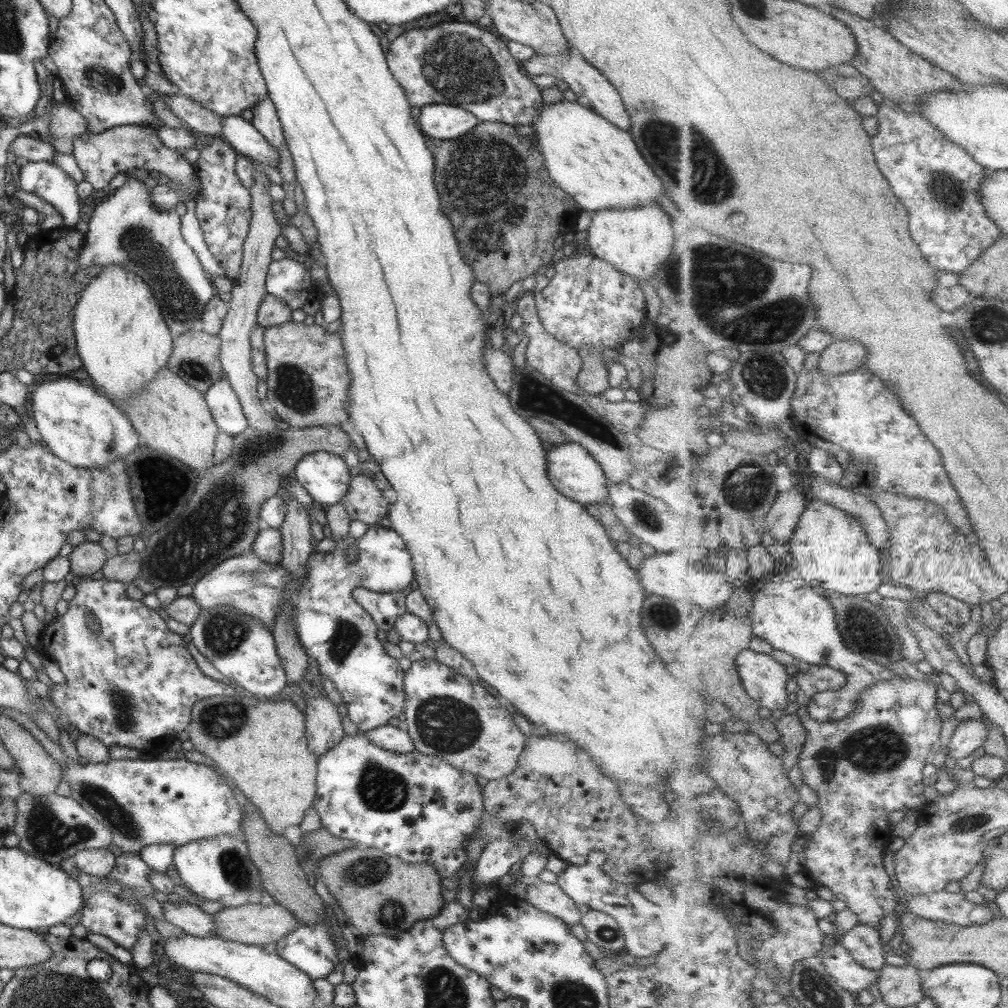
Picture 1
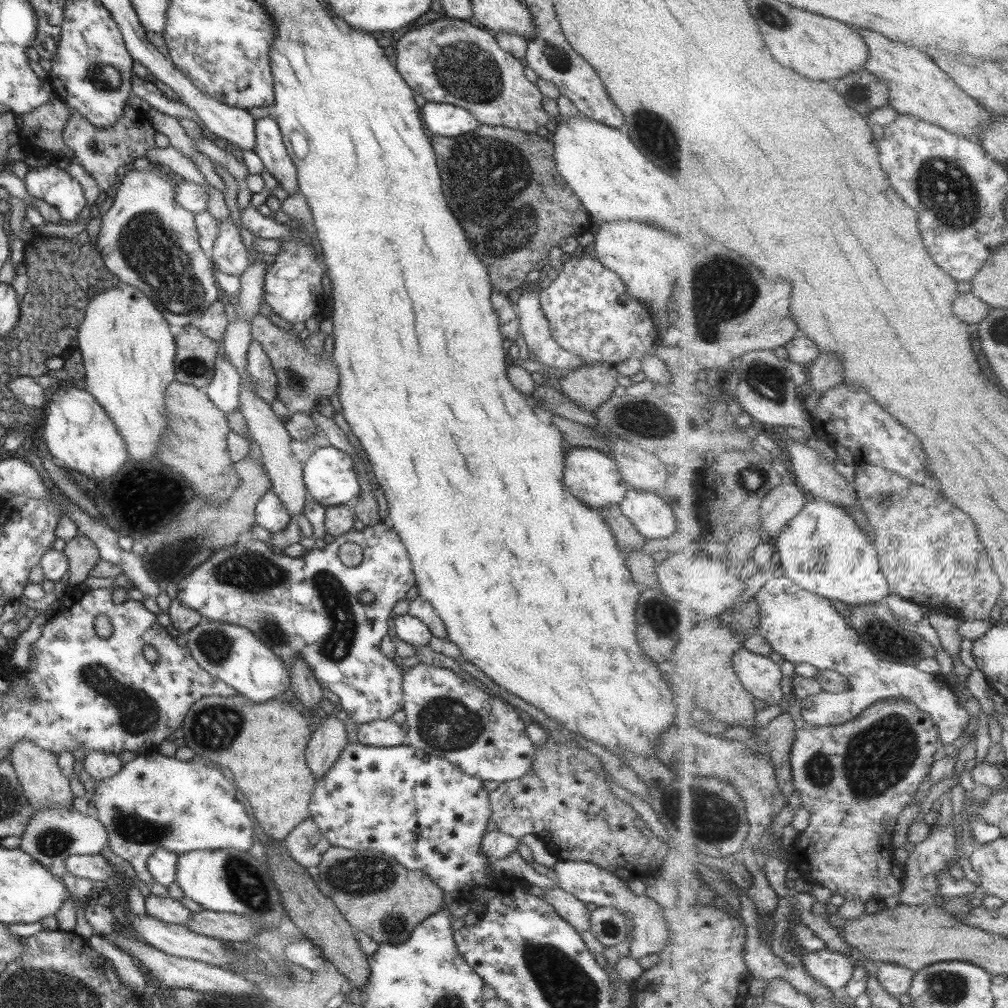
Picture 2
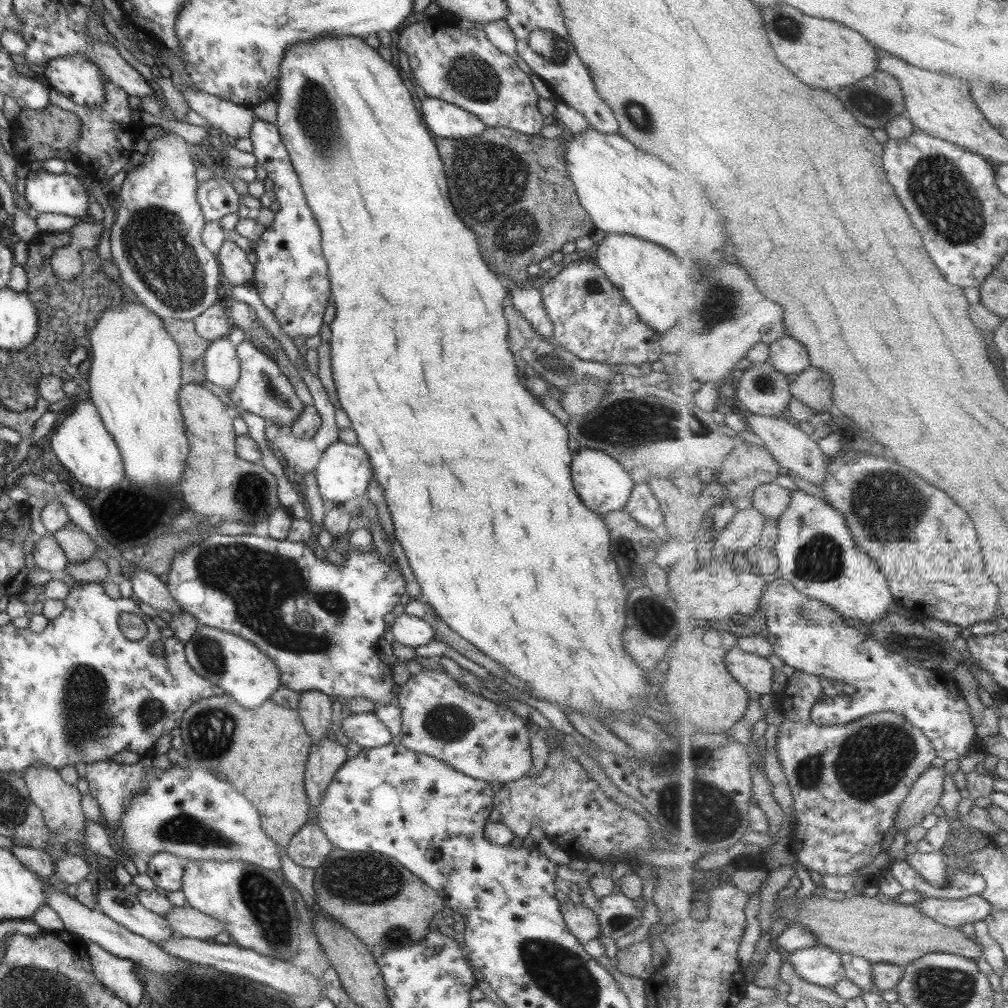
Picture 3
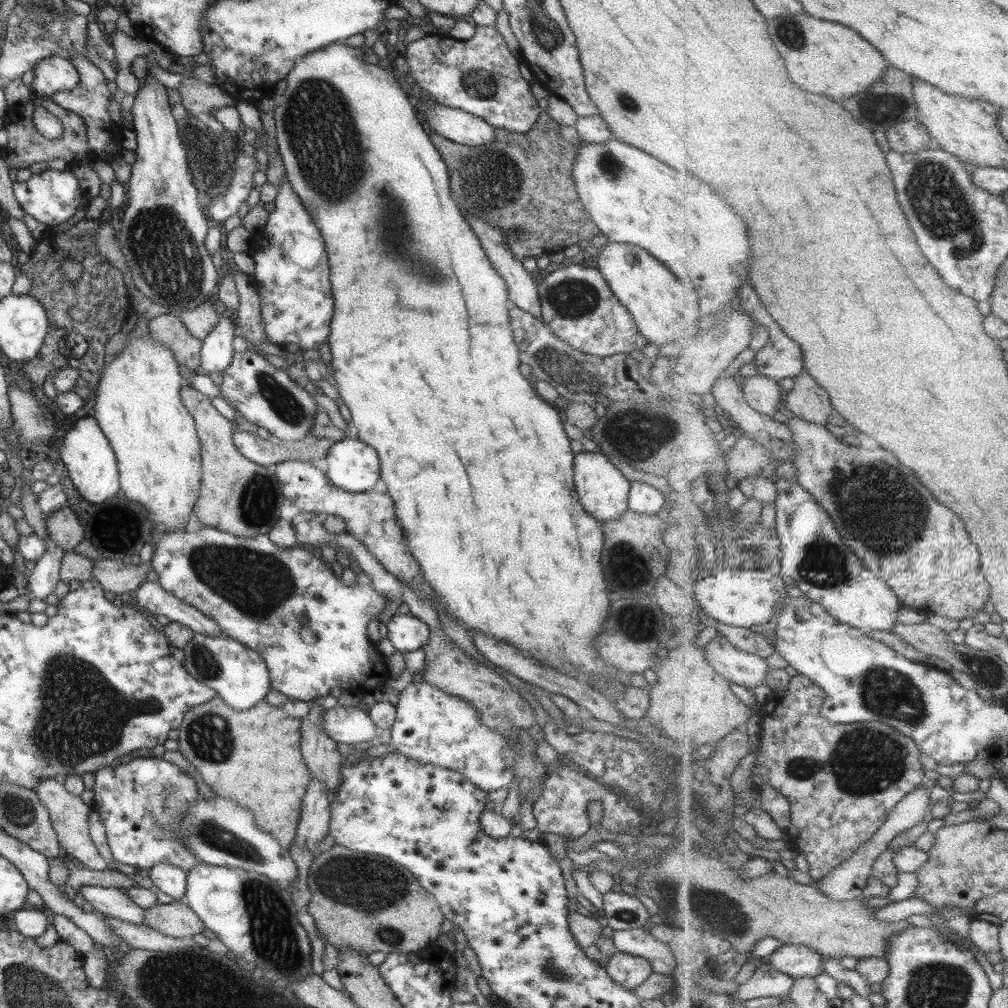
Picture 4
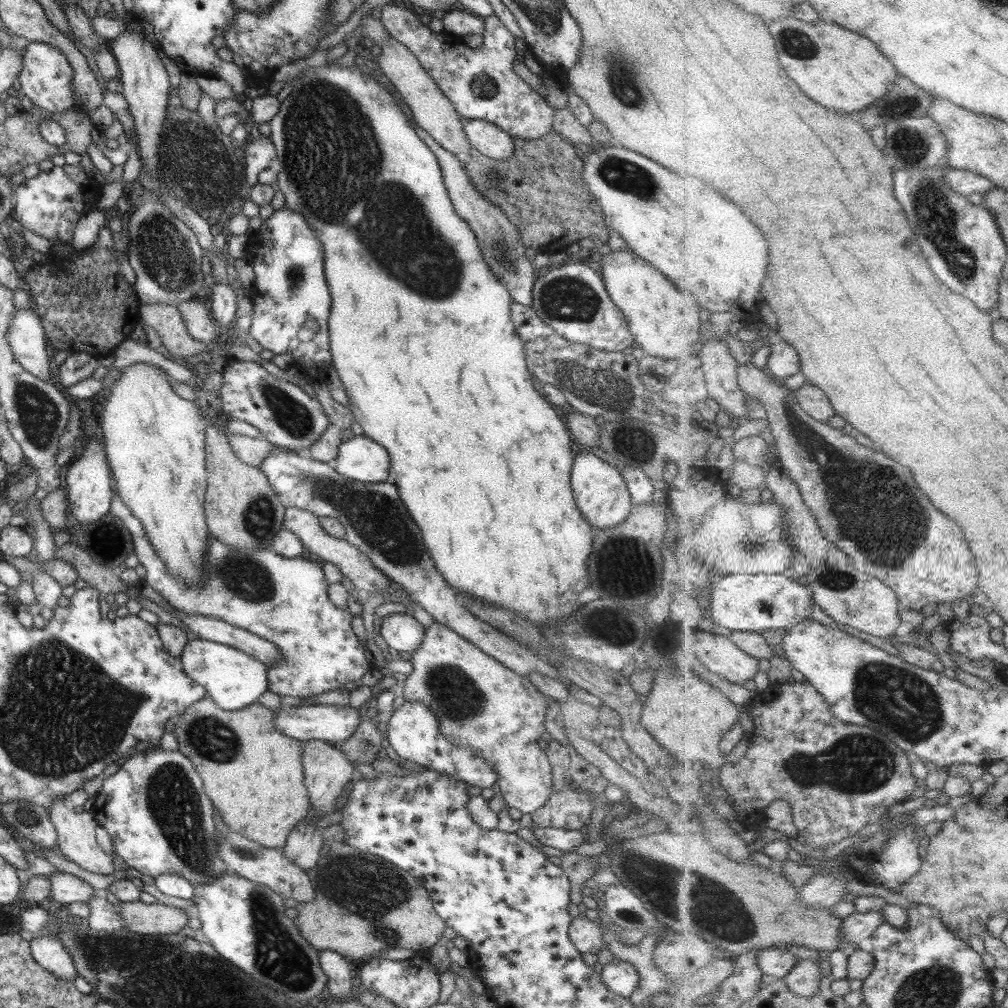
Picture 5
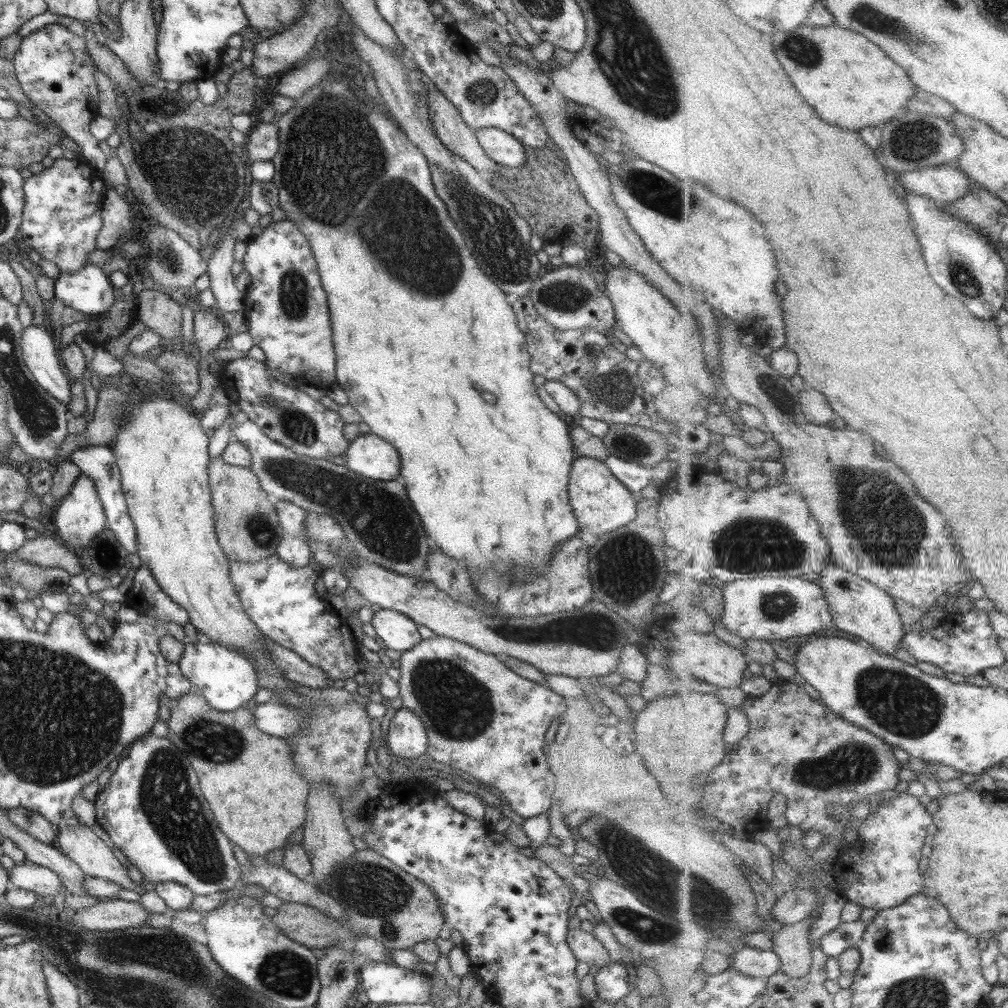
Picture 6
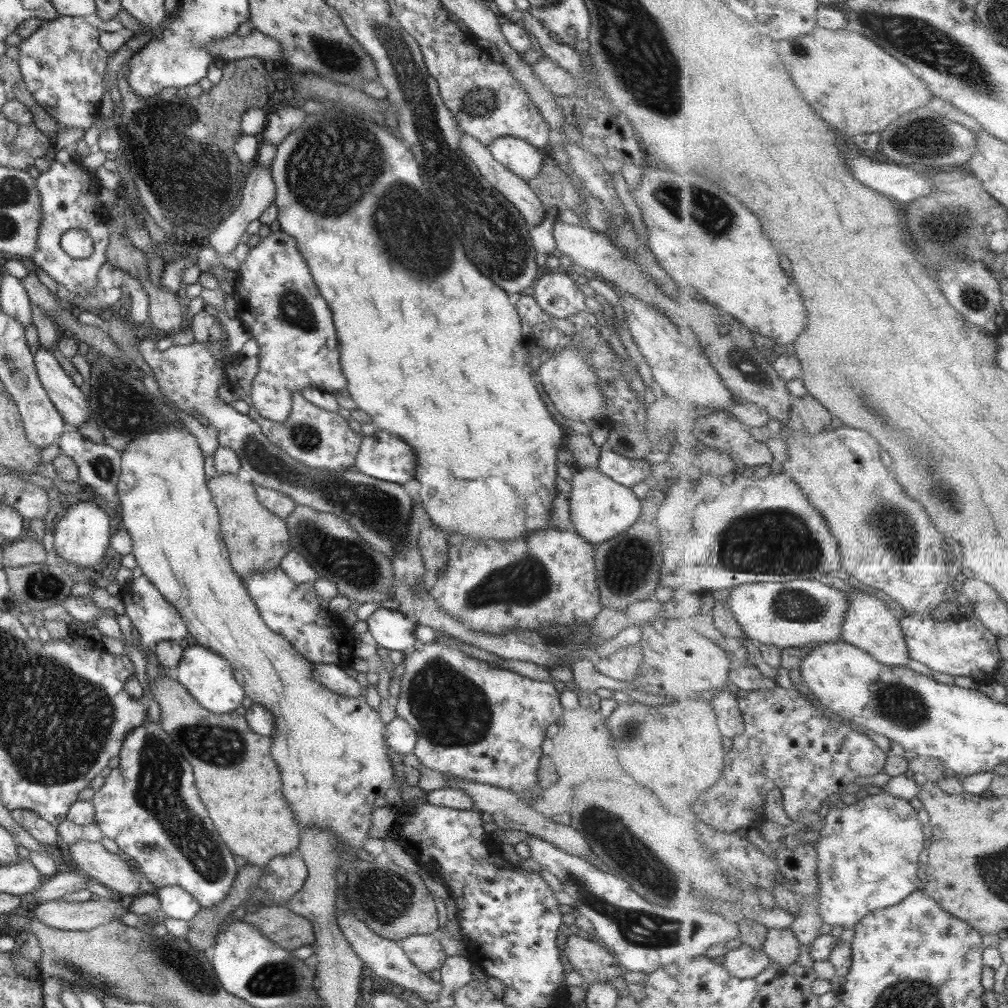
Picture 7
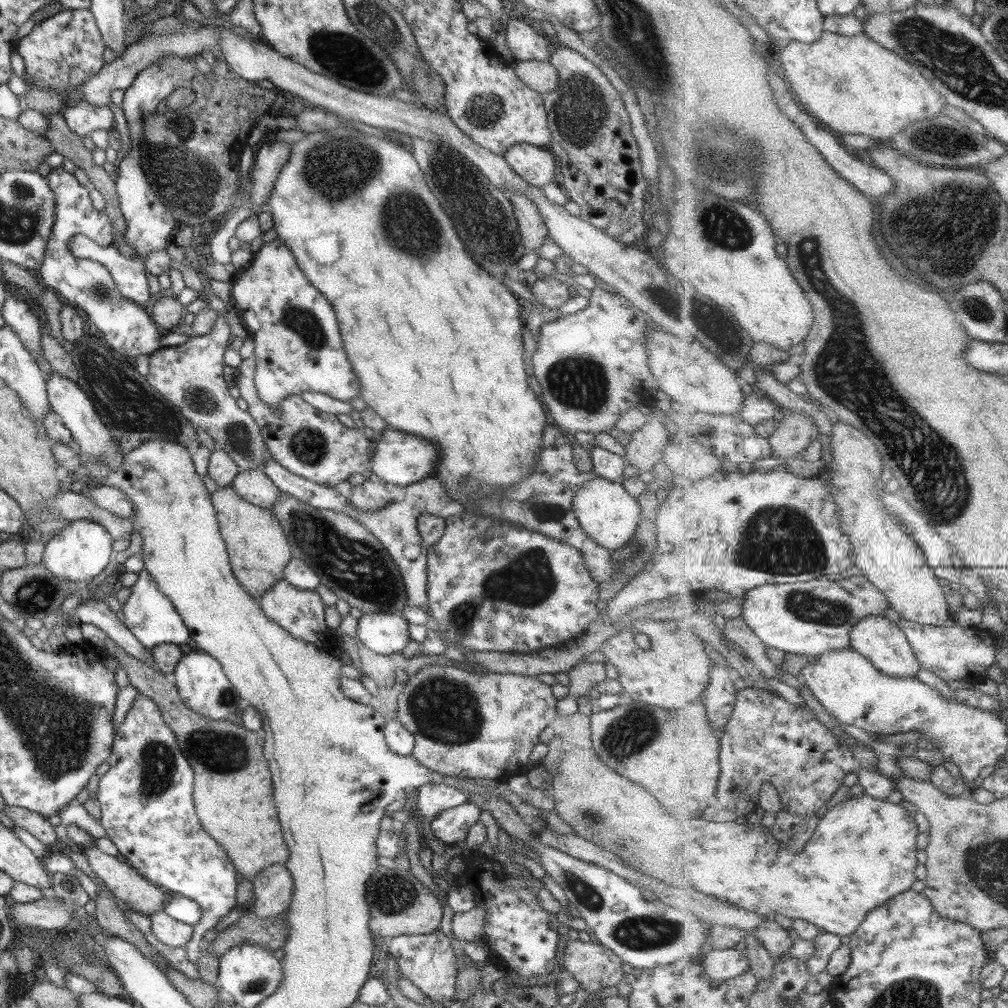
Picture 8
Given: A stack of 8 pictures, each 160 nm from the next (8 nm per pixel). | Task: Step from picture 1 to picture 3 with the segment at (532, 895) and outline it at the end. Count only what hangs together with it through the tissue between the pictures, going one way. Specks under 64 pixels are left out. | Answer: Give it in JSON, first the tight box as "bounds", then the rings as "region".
{"bounds":[559,899,600,945],"region":[[[559,899],[559,910],[568,931],[584,945],[586,942],[598,938],[600,926],[596,917],[596,910],[588,903],[575,905],[570,900]]]}

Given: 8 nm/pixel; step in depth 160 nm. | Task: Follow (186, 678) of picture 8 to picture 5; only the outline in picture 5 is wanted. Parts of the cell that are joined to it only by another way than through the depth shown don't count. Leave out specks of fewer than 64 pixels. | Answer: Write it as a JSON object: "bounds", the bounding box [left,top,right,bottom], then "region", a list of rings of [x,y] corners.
{"bounds":[179,639,267,711],"region":[[[190,639],[179,658],[183,673],[199,684],[215,706],[225,711],[238,711],[257,701],[267,688],[266,666],[231,646],[203,639]]]}

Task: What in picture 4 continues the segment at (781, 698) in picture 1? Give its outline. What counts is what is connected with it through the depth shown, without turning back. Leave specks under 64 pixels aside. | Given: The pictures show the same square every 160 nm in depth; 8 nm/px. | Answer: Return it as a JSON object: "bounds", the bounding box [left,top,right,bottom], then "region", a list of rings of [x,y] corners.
{"bounds":[704,632,771,688],"region":[[[721,632],[712,641],[705,640],[704,647],[710,666],[727,681],[751,688],[765,684],[771,670],[767,658],[735,648]]]}

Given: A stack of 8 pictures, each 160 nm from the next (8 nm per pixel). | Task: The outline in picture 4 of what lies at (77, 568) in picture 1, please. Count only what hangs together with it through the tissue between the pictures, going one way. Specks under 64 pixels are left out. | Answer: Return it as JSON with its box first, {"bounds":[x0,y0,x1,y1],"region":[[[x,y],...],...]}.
{"bounds":[45,504,83,552],"region":[[[66,504],[52,510],[46,516],[45,525],[50,539],[64,552],[72,552],[72,548],[83,539],[79,520],[75,520],[75,513]]]}

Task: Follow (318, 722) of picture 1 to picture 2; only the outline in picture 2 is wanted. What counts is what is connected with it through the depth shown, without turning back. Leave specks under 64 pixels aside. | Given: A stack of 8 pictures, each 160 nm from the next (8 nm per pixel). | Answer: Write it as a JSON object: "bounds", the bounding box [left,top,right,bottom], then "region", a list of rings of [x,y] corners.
{"bounds":[305,713,346,781],"region":[[[333,713],[324,715],[305,747],[305,762],[316,781],[321,780],[337,762],[346,744],[342,721],[336,719]]]}

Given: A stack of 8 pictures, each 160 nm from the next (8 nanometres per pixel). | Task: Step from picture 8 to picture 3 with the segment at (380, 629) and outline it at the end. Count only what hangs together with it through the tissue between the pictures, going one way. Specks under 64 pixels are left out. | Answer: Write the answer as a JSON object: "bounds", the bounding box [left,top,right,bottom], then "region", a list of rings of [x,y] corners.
{"bounds":[390,614,434,649],"region":[[[407,614],[397,616],[390,630],[395,641],[412,649],[424,646],[434,639],[434,632],[429,624]]]}

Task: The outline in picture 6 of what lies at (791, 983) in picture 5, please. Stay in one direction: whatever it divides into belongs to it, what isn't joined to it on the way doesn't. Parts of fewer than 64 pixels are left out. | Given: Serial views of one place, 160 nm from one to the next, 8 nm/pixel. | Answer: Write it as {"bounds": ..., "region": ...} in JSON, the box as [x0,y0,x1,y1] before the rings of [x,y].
{"bounds":[773,913,819,977],"region":[[[813,913],[813,917],[795,924],[782,925],[773,933],[773,951],[782,960],[780,970],[789,976],[804,977],[811,970],[813,955],[809,929],[818,917],[819,913]]]}

